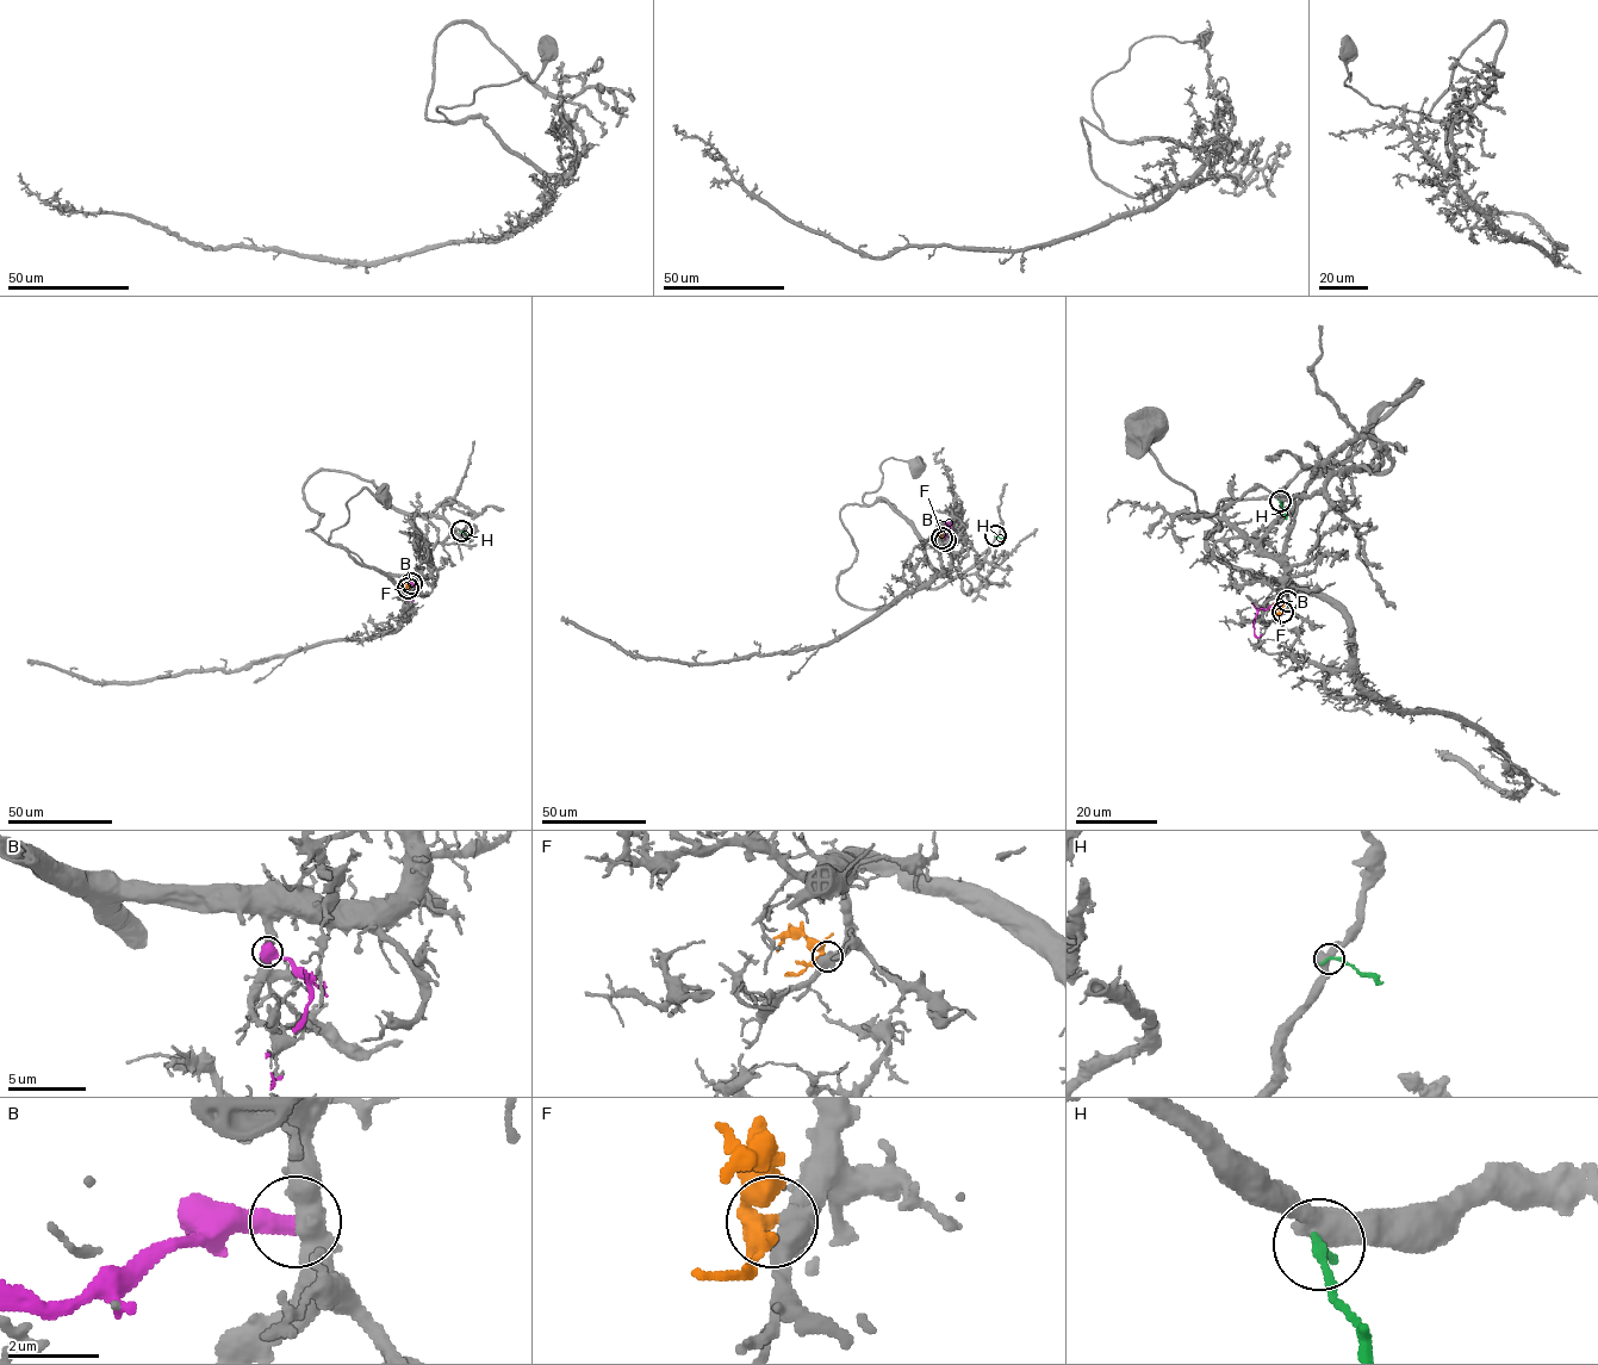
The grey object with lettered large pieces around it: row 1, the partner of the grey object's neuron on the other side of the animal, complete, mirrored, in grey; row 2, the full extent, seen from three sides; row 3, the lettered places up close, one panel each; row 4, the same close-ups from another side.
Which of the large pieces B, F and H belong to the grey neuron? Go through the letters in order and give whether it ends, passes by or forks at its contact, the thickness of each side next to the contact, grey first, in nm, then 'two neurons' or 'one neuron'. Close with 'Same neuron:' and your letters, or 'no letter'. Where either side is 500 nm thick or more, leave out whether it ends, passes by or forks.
B: 550 nm thick on the grey side, 360 nm on the other; two neurons
F: 550 nm thick on the grey side, 360 nm on the other; one neuron
H: 550 nm thick on the grey side, 240 nm on the other; two neurons
Same neuron: F

